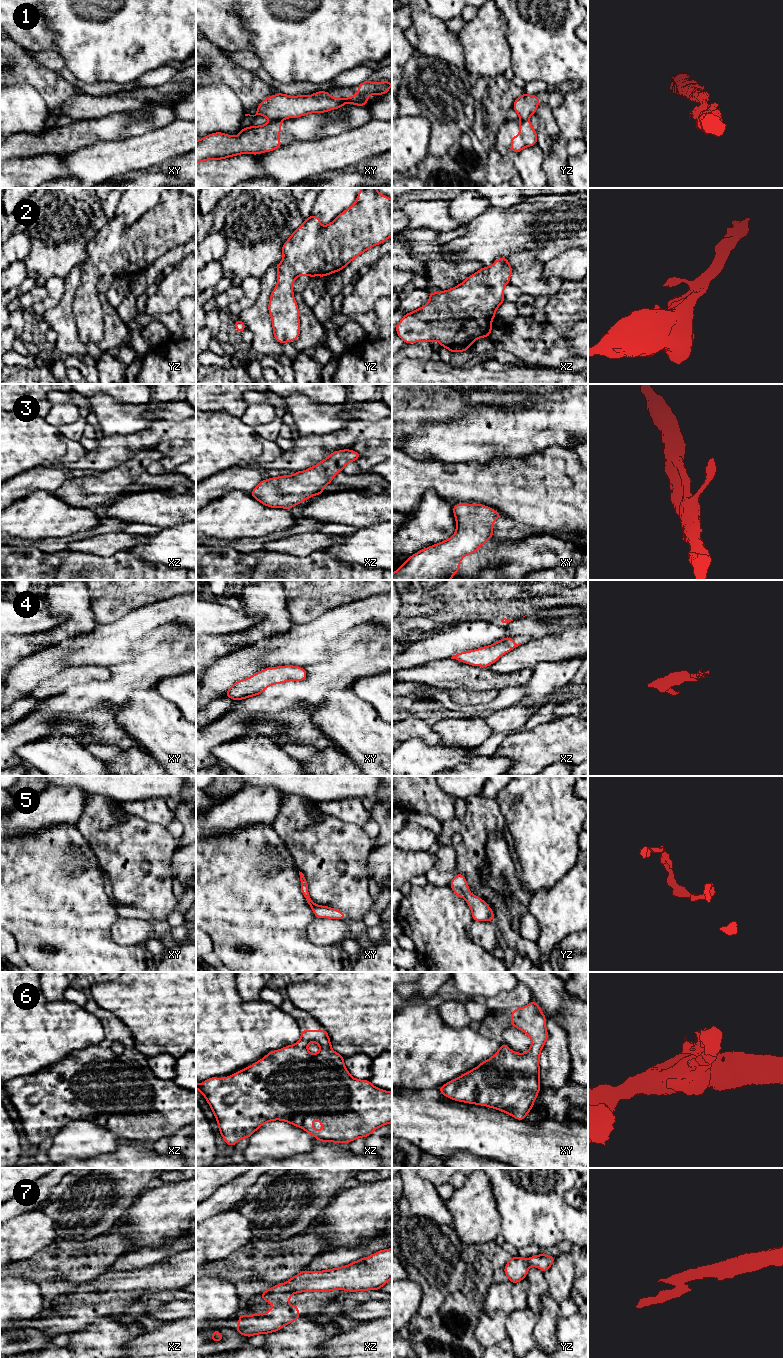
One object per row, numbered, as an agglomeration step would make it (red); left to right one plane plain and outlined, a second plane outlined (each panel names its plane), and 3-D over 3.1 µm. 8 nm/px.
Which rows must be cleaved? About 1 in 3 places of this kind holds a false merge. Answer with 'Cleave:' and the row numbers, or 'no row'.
Cleave: 1

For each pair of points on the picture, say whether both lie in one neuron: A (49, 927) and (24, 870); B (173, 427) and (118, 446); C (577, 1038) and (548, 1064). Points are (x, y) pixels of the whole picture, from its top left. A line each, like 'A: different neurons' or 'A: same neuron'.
A: same neuron
B: same neuron
C: different neurons

